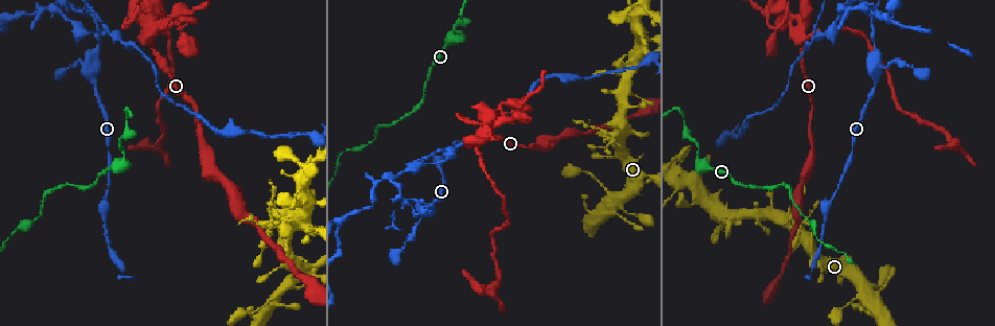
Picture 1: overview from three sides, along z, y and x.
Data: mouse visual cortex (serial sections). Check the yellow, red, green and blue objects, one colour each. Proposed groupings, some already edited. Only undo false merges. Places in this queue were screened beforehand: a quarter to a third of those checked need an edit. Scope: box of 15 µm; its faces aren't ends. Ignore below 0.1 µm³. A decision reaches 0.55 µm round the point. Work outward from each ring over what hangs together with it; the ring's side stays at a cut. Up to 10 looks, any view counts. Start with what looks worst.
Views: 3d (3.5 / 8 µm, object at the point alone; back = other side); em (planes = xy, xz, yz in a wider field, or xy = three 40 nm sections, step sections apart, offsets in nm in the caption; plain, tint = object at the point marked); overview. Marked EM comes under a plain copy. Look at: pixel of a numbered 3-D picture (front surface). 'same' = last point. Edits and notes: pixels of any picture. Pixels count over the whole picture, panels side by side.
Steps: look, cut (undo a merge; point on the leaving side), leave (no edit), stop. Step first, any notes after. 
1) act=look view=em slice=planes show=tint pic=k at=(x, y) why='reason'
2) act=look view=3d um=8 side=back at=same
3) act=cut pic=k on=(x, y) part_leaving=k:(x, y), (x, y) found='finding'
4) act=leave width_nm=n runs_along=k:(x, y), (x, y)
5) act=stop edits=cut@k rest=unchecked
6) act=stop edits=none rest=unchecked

act=look view=3d um=3.5 pic=1 at=(871, 20)

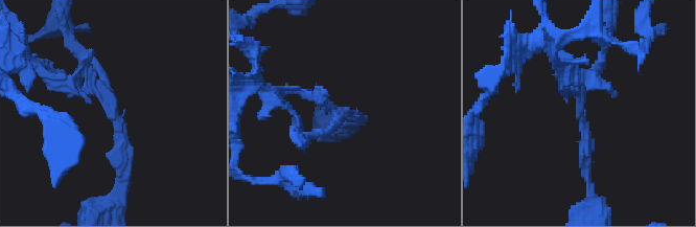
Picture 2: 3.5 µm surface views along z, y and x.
act=cut pic=2 on=(562, 57) part_leaving=2:(577, 95), (561, 86), (546, 44) found='a second cell is stuck on'

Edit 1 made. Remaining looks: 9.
act=look view=3d um=3.5 pic=1 at=(698, 148) why='thin neck'

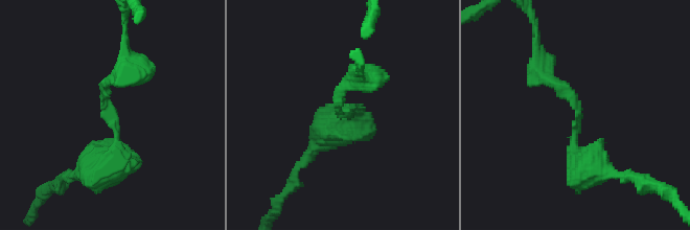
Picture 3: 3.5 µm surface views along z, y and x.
act=look view=em slice=xy step=2 show=tint pic=3 at=(342, 116) arm_widths_nm=150,450 why='now the EM'

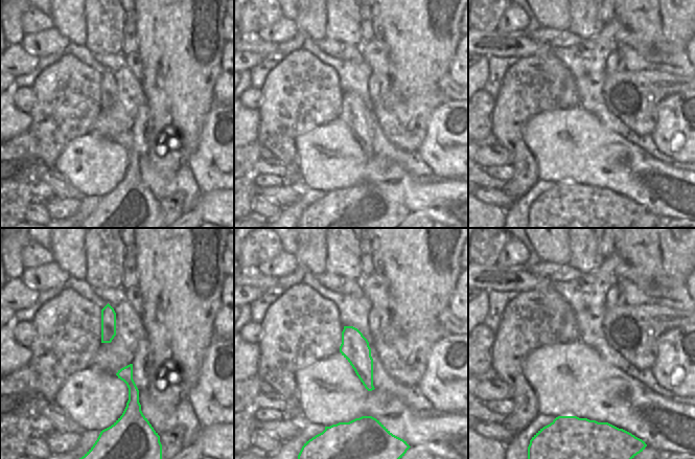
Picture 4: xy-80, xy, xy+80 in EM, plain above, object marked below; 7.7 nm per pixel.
act=leave runs_along=3:(590, 166), (574, 151), (576, 101), (538, 70) found='continuous, no second cell'

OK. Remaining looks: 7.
act=look view=3d um=3.5 pic=1 at=(460, 14) why='sharp bend'

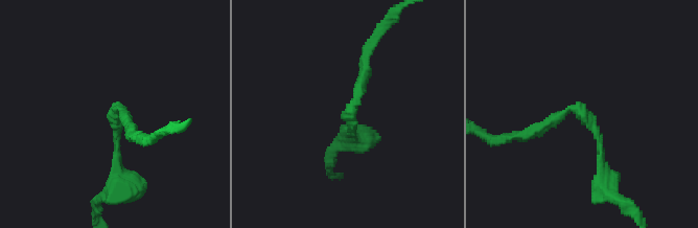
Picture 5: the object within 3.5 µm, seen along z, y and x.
act=look view=em slice=xy step=2 show=tint pic=5 at=(118, 106) arm_widths_nm=100,150

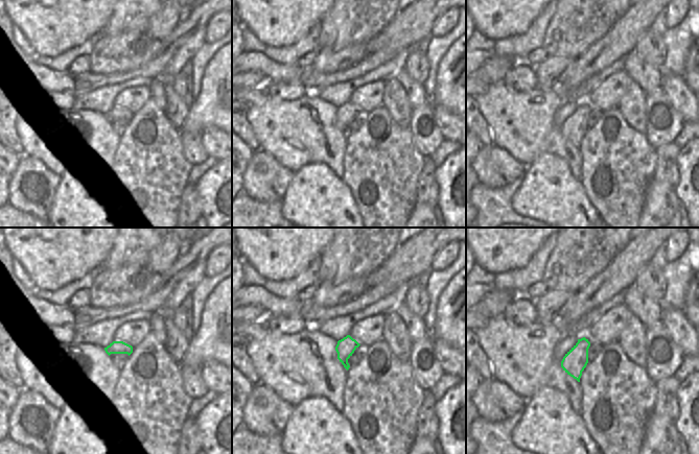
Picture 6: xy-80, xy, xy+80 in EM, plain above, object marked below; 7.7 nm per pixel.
act=leave found='one cell here'

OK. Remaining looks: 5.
act=look view=3d um=8 pic=1 at=(108, 187) why='narrows sharply'

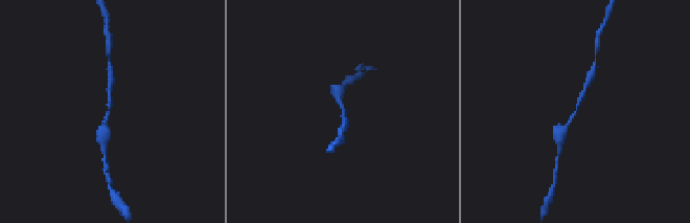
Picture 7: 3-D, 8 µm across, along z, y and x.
act=look view=3d um=3.5 pic=7 at=(109, 109)

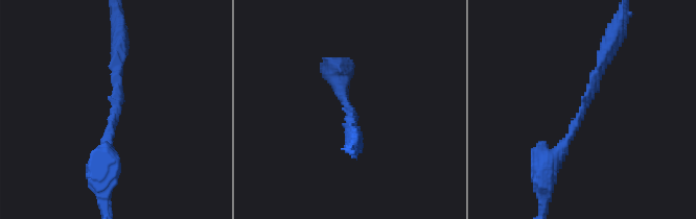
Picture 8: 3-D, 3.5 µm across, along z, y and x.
act=look view=em slice=planes show=tint pic=8 at=(119, 105) arm_widths_nm=150,200

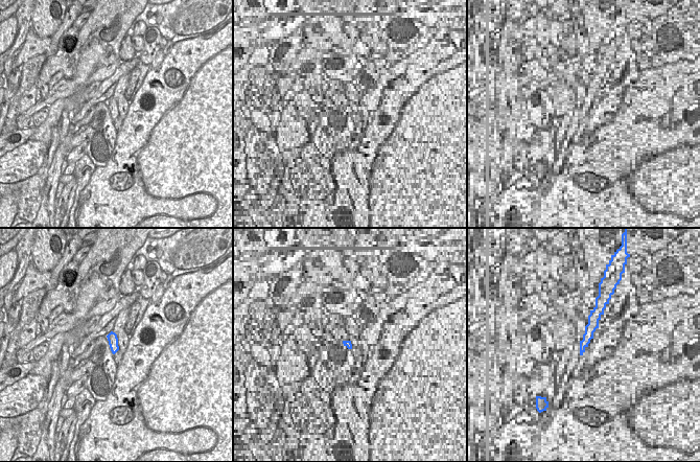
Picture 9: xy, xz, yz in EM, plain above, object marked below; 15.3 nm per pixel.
act=leave runs_along=8:(611, 40), (580, 119), (548, 164) found='continuous, no second cell'

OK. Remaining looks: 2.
act=stop edits=cut@2 rest=unchecked

